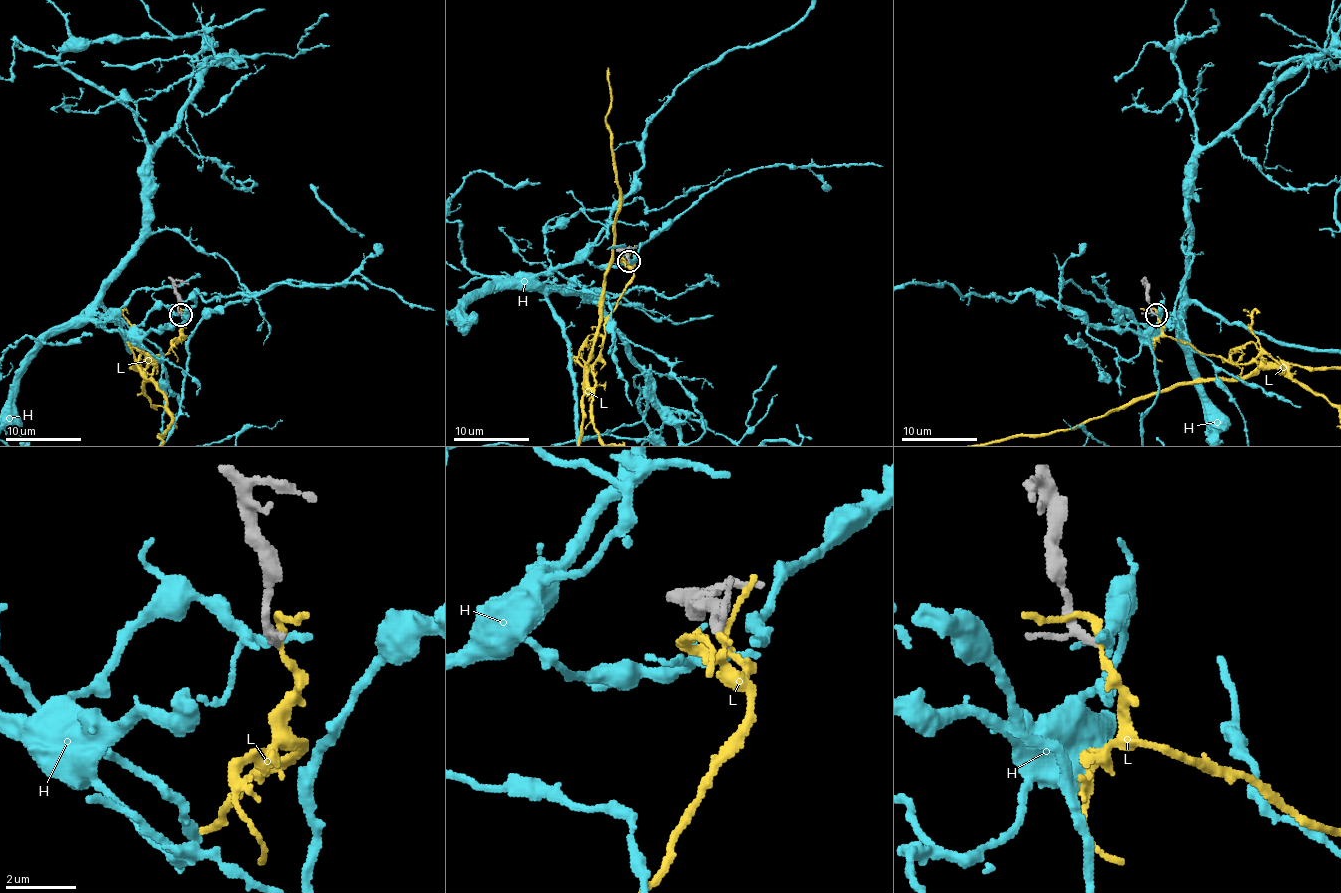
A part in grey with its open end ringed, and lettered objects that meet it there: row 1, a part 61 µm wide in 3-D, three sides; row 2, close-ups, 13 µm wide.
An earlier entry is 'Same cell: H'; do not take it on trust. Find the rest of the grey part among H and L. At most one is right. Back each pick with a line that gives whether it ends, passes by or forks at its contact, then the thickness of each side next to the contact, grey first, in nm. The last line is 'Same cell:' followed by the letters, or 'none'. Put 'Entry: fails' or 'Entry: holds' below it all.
Same cell: none
Entry: fails

